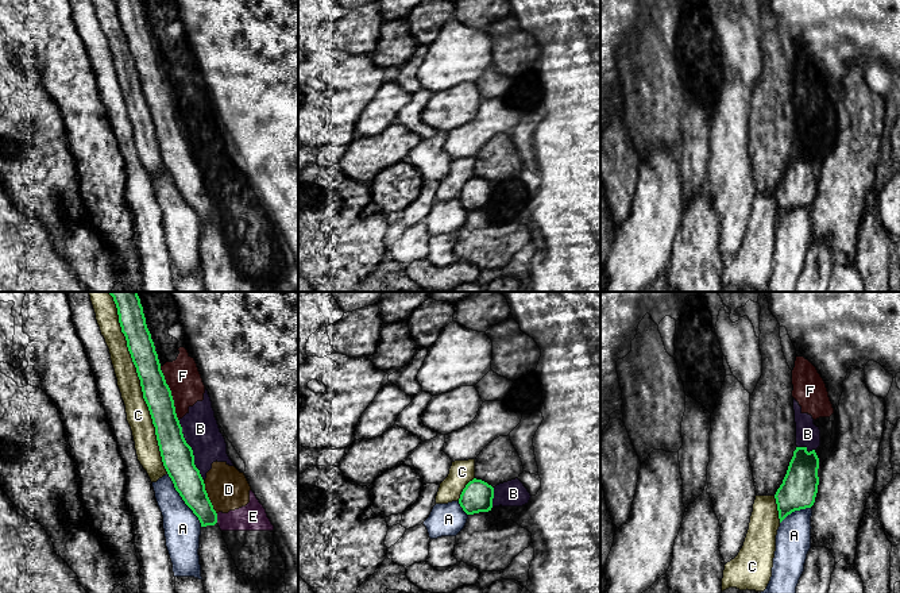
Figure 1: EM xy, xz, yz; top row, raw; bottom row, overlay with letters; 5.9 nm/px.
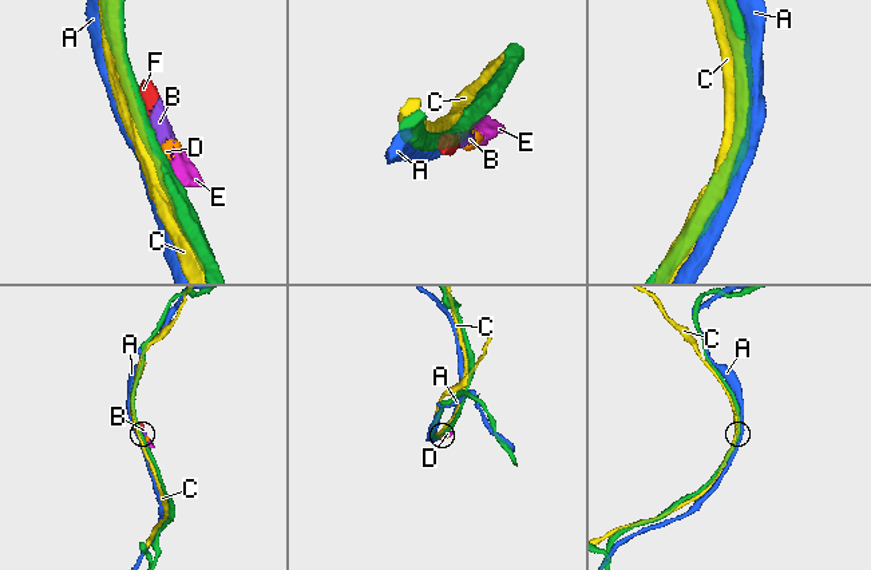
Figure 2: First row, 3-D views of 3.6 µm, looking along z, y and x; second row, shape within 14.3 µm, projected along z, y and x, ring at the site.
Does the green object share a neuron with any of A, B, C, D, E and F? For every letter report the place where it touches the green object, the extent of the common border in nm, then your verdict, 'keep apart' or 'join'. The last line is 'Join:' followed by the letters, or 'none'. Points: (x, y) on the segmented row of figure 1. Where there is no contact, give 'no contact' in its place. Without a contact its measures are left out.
A: xy (182, 499) | 380 nm | keep apart
B: xy (192, 450) | 400 nm | keep apart
C: xy (141, 382) | 1150 nm | keep apart
D: xy (208, 497) | 220 nm | keep apart
E: xy (216, 518) | 60 nm | keep apart
F: xy (170, 393) | 340 nm | keep apart
Join: none

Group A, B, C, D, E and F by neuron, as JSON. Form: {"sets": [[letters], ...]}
{"sets": [["A"], ["B", "D", "E", "F"], ["C"]]}

